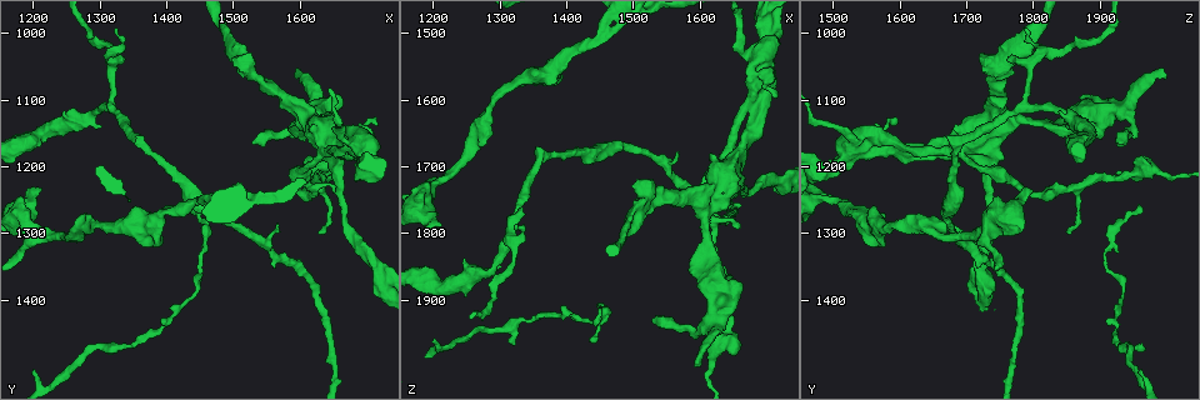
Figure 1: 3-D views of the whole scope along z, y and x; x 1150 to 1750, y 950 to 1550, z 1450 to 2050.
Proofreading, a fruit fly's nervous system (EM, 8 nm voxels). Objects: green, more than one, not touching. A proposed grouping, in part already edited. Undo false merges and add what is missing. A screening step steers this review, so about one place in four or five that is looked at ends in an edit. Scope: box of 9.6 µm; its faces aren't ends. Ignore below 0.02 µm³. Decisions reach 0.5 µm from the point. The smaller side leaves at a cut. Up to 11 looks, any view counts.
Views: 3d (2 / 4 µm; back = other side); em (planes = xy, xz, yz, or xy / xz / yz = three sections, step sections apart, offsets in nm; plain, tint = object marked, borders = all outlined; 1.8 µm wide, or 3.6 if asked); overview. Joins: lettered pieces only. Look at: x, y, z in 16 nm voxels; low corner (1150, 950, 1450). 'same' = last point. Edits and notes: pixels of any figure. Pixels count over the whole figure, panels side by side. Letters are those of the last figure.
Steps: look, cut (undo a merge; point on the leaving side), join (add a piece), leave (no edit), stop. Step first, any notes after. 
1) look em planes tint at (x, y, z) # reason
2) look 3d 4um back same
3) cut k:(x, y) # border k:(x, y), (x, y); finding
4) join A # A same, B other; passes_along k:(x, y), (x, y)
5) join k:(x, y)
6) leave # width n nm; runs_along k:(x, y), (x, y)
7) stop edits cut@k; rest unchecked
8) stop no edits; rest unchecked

look 3d 4um at (1615, 1215, 2000) # calibre changes

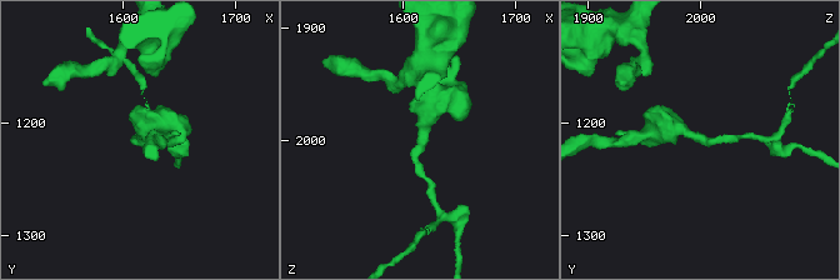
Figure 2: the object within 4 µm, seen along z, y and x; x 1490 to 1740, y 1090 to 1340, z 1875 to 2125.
look em planes plain at (1614, 1212, 2002) # shape alone is not enough

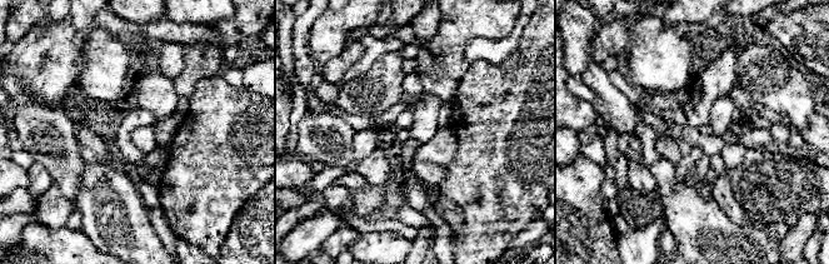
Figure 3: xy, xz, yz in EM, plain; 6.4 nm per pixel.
look em planes borders same

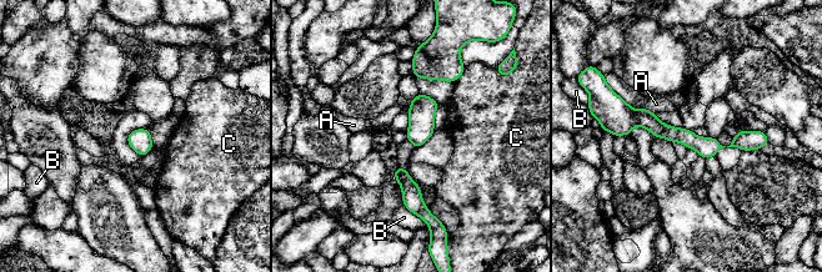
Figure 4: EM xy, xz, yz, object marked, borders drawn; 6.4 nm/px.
leave # A other, B other, C other; runs_along 4:(616, 130), (648, 120), (717, 146); continuous, no second neuron

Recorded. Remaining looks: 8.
look em 3.6um planes borders at (1640, 1170, 1695) # calibre changes

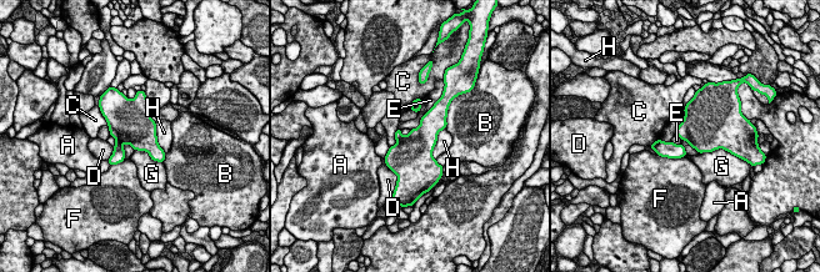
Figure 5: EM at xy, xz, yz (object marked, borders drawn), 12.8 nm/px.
leave # A other, B other, C other, D other, E other, F other, G other, H other; one neuron here

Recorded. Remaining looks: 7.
look em planes borders at (1365, 1320, 1575) # branch stops here

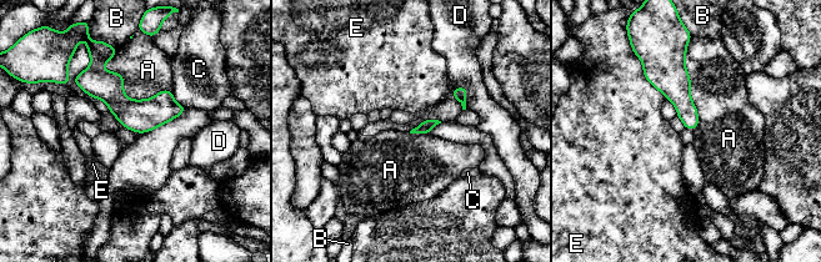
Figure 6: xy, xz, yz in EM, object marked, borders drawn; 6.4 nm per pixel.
leave # A other, B other, C other, D other, E other; runs_along 6:(93, 66), (129, 109), (181, 109); no lettered piece goes on from it

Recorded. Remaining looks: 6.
look em 3.6um xy step 16 tint at (1210, 1230, 1785) # an open end

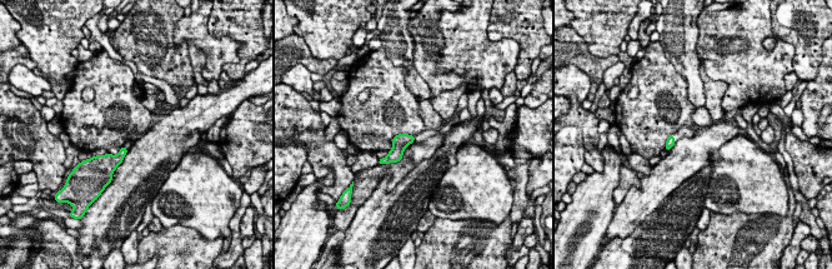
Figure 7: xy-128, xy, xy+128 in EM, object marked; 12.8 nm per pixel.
look em 3.6um xz step 8 borders same # another direction

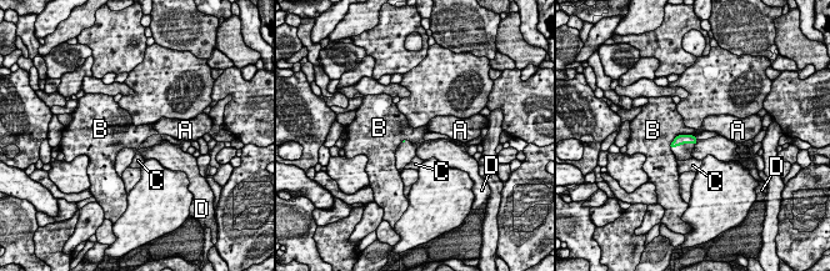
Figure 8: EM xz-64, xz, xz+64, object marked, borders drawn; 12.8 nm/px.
leave # A other, B other, C other, D other; border 8:(694, 135), (678, 135), (669, 147); no lettered piece goes on from it

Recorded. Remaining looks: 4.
stop no edits; rest unchecked

